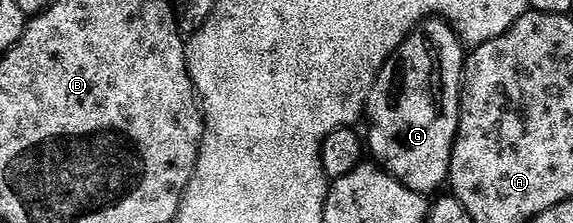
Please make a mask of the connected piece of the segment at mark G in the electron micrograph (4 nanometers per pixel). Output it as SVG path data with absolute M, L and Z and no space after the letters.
M426 18L421 21L419 30L409 33L398 48L390 56L389 61L381 67L381 72L377 76L377 81L373 83L373 88L369 91L369 103L367 105L367 120L369 116L369 140L367 136L367 152L374 161L385 171L392 174L403 186L422 194L436 193L440 184L444 185L449 179L449 167L451 166L451 154L453 153L453 143L457 137L457 127L459 126L459 114L461 113L461 73L465 70L465 58L467 52L463 47L457 32L444 18Z

